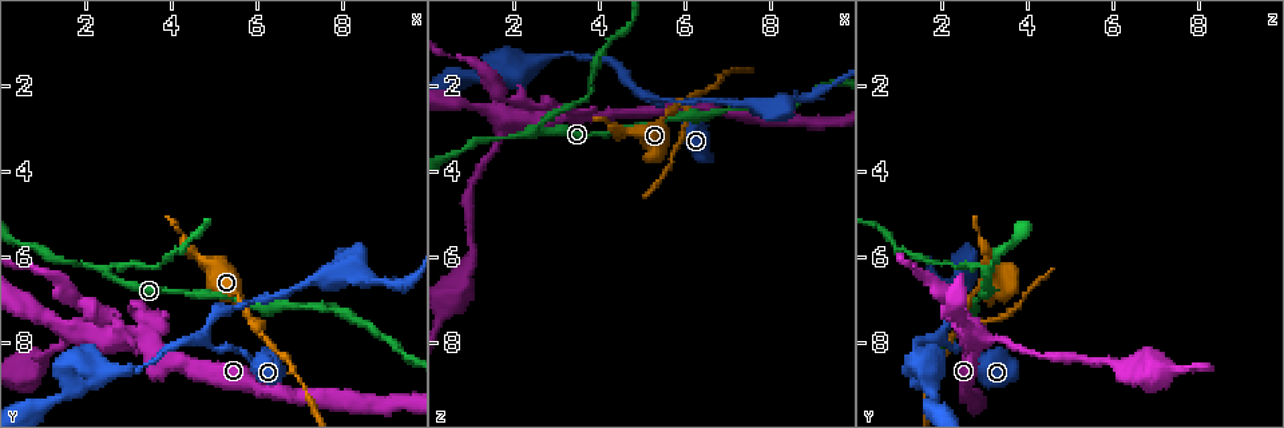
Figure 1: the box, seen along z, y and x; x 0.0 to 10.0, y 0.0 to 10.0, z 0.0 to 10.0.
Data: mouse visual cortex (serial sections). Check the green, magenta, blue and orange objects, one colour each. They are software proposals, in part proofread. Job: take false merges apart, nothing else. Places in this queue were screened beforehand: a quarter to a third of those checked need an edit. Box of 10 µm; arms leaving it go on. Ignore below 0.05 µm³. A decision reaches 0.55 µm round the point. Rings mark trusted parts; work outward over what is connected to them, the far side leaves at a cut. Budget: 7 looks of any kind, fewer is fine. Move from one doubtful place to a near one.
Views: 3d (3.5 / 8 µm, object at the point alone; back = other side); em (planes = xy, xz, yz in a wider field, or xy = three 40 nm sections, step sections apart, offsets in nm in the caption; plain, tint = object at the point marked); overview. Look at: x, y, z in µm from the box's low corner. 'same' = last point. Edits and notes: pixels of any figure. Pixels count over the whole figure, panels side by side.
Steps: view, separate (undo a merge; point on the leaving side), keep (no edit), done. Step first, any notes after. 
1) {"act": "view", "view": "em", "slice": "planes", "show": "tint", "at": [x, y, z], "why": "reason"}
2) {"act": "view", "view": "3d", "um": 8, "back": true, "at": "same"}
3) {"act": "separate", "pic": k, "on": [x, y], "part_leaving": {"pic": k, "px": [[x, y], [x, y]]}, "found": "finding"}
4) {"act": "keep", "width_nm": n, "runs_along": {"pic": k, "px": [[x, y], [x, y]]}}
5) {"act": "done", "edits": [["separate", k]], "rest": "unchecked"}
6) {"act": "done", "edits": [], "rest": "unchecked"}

{"act": "view", "view": "3d", "um": 3.5, "at": [5.90, 7.60, 2.45], "why": "branch point"}

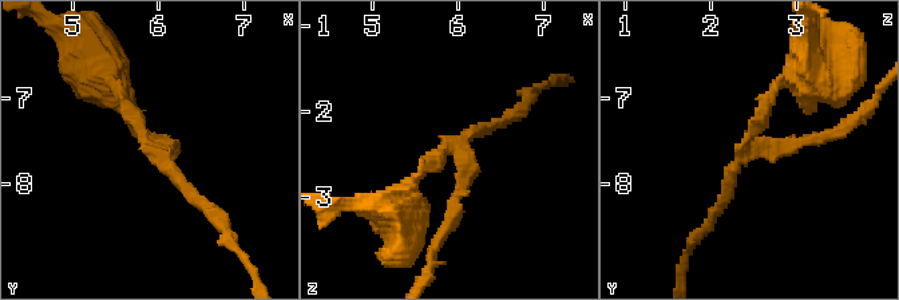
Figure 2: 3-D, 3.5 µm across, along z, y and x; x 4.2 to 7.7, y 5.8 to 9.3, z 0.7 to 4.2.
{"act": "view", "view": "em", "slice": "xy", "step": 2, "show": "tint", "at": [5.90, 7.60, 2.45], "why": "shape alone is not enough"}

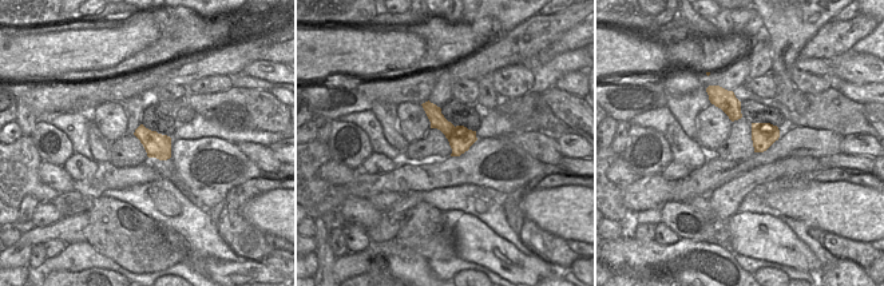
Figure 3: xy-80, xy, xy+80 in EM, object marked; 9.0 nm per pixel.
{"act": "separate", "pic": 2, "on": [458, 212], "border": {"pic": 3, "px": [[752, 124], [754, 131], [769, 146]]}, "found": "a second cell is stuck on"}

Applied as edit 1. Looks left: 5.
{"act": "view", "view": "3d", "um": 3.5, "at": [3.20, 7.90, 2.85], "why": "thick turns thin"}

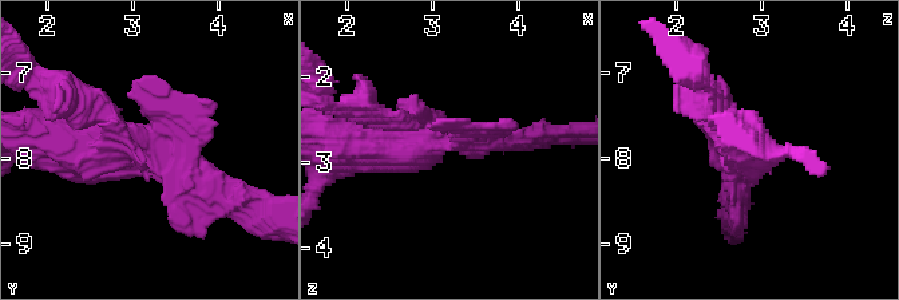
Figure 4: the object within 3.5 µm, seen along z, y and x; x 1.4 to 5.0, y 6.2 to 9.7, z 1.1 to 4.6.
{"act": "view", "view": "em", "slice": "xy", "step": 1, "show": "tint", "at": [3.25, 7.95, 2.80]}

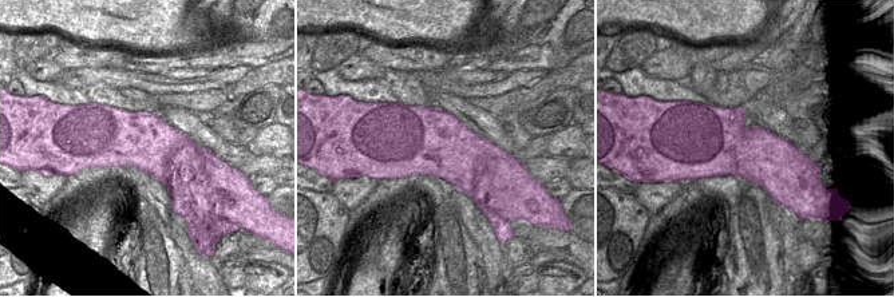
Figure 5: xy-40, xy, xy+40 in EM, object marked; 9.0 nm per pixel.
{"act": "separate", "pic": 4, "on": [75, 83], "part_leaving": {"pic": 4, "px": [[75, 121], [62, 95], [38, 75]]}, "found": "two cells meet here"}

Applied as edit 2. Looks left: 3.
{"act": "view", "view": "overview"}

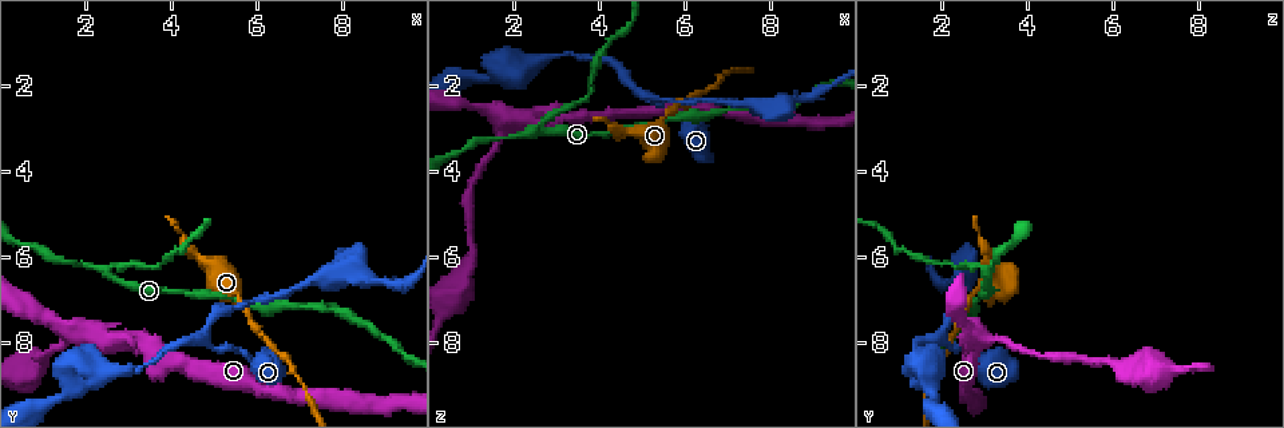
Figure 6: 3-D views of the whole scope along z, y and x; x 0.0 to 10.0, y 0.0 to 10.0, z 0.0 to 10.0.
{"act": "view", "view": "em", "slice": "planes", "show": "tint", "at": [2.55, 6.30, 3.15], "why": "three arms meet"}

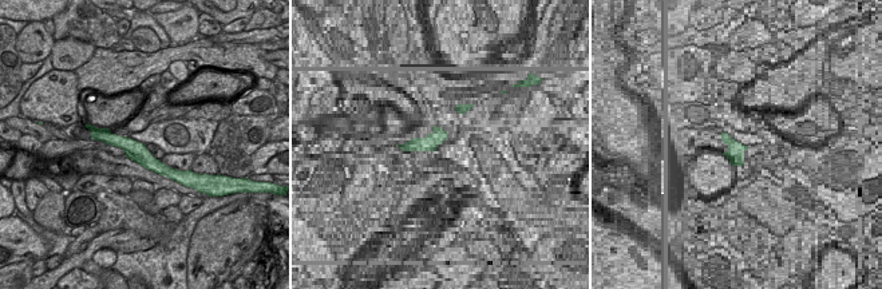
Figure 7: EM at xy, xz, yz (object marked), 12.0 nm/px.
{"act": "view", "view": "3d", "um": 3.5, "at": "same"}

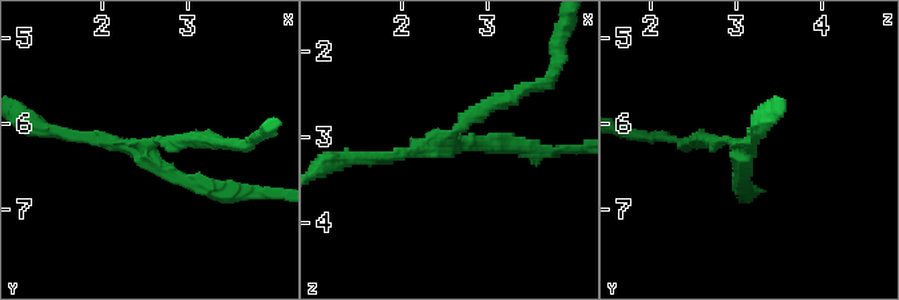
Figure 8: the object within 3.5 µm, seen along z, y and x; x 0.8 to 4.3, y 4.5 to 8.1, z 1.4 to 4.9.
{"act": "separate", "pic": 8, "on": [483, 107], "arm_widths_nm": [150, 200, 250], "part_leaving": {"pic": 8, "px": [[447, 138], [483, 107], [553, 74]]}, "found": "two cells meet here"}

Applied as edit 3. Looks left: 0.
{"act": "done", "edits": [["separate", 2], ["separate", 4], ["separate", 8]], "rest": "unchecked"}

